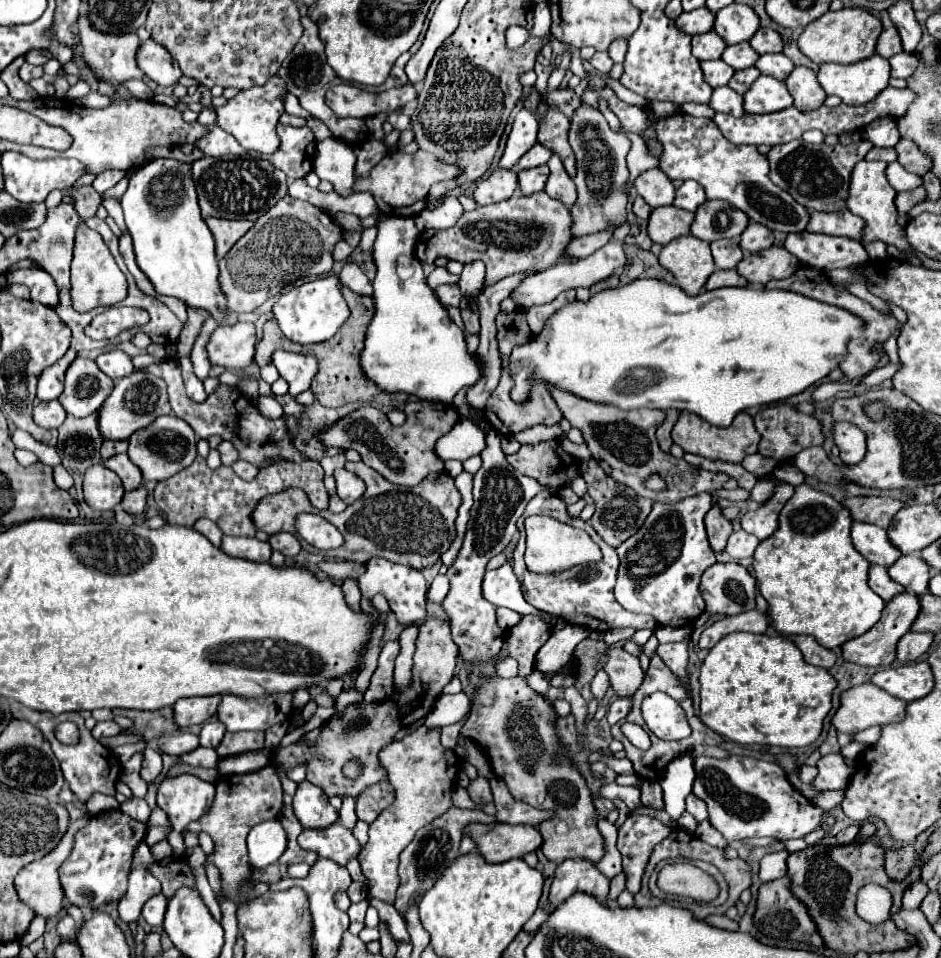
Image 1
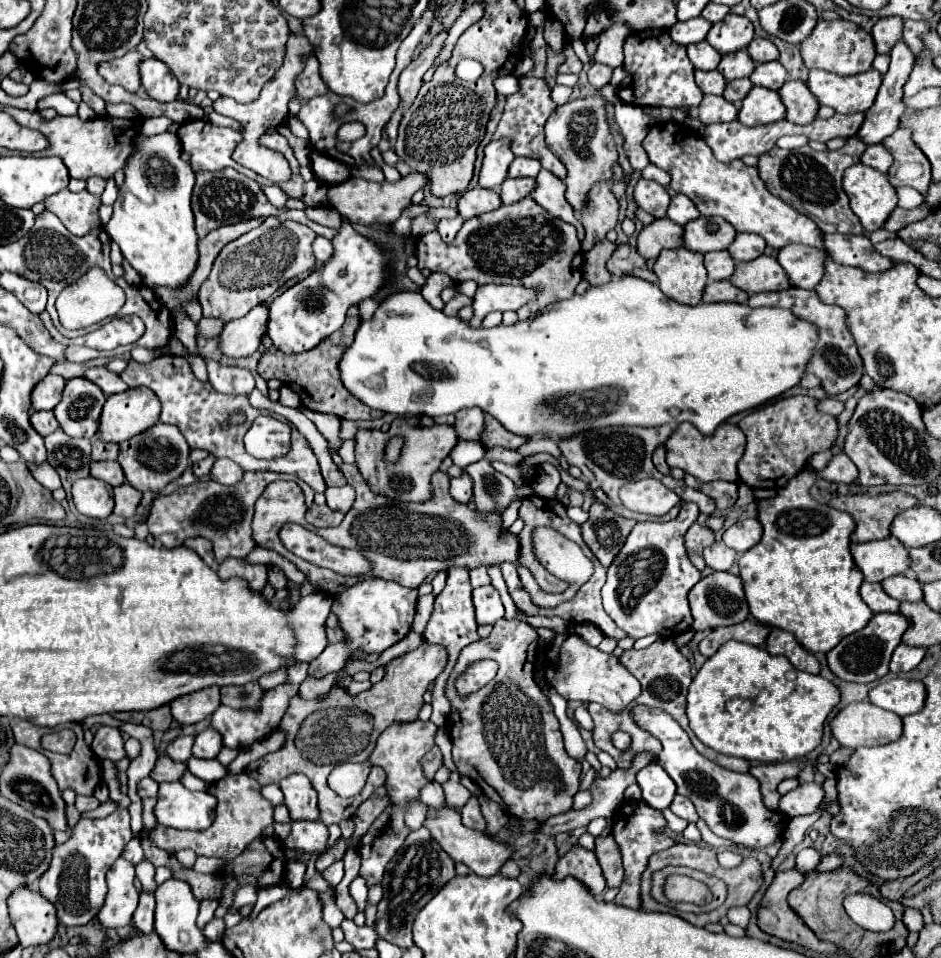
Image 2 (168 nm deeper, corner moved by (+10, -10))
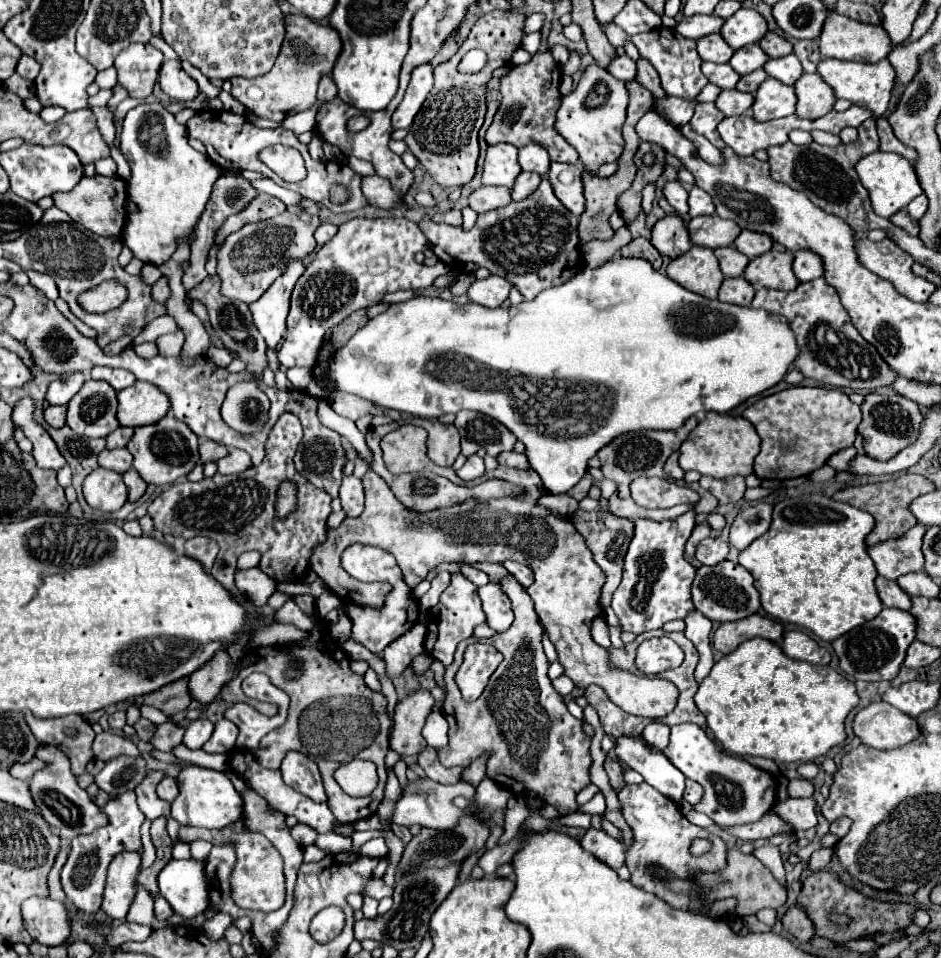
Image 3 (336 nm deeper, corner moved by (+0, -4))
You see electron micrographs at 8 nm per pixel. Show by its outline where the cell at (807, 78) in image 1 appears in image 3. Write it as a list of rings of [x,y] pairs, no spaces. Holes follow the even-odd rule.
[[[804,74],[794,84],[796,88],[796,116],[800,118],[820,118],[832,110],[836,98],[828,84],[822,84],[818,74]]]

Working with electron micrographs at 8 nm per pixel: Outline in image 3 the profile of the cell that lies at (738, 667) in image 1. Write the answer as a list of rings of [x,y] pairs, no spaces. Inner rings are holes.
[[[750,638],[712,666],[710,674],[700,682],[694,700],[706,716],[708,728],[728,752],[762,756],[774,762],[810,762],[846,738],[844,720],[856,708],[858,694],[856,686],[830,666],[792,660],[774,642]]]

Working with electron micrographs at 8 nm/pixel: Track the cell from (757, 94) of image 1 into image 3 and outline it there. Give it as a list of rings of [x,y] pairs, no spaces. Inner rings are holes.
[[[766,78],[754,96],[752,114],[758,122],[766,122],[766,120],[784,118],[784,116],[794,114],[796,110],[794,106],[796,106],[794,88],[774,78]]]

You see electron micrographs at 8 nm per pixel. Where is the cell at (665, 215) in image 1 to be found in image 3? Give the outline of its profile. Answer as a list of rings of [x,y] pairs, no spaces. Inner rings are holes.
[[[670,214],[658,220],[652,228],[652,246],[668,258],[678,258],[680,254],[688,252],[692,242],[686,222],[678,214]]]

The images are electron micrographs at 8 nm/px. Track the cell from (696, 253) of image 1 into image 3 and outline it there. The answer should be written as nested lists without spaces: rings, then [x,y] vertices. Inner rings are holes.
[[[692,246],[686,254],[670,260],[666,272],[680,286],[706,298],[716,298],[724,280],[714,252],[704,246]]]

